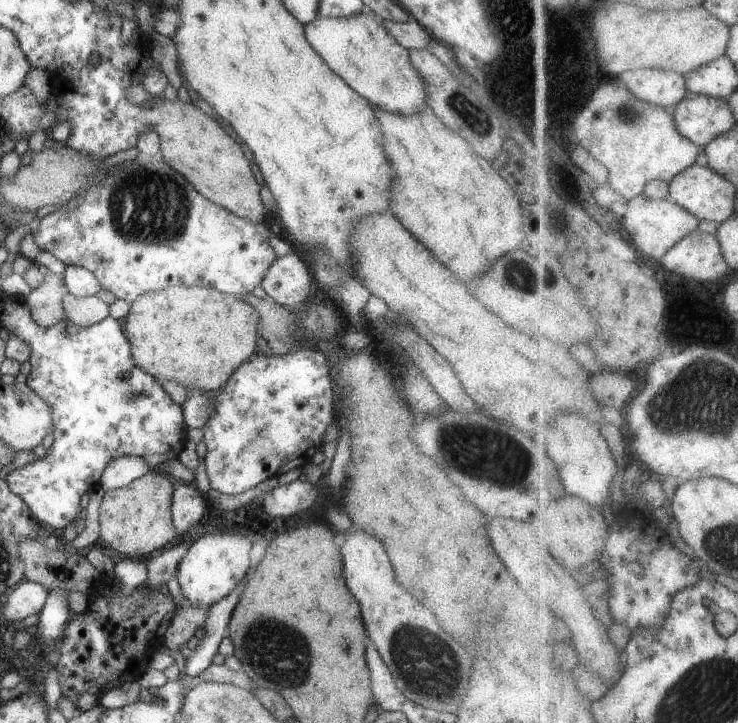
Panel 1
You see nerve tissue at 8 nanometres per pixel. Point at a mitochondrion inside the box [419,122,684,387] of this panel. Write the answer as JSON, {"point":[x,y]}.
{"point":[517,274]}

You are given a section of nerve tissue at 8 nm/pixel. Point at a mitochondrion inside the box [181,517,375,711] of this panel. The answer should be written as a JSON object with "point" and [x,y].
{"point":[264,641]}

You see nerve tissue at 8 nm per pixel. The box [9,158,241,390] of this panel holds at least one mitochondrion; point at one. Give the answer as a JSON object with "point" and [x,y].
{"point":[157,200]}

